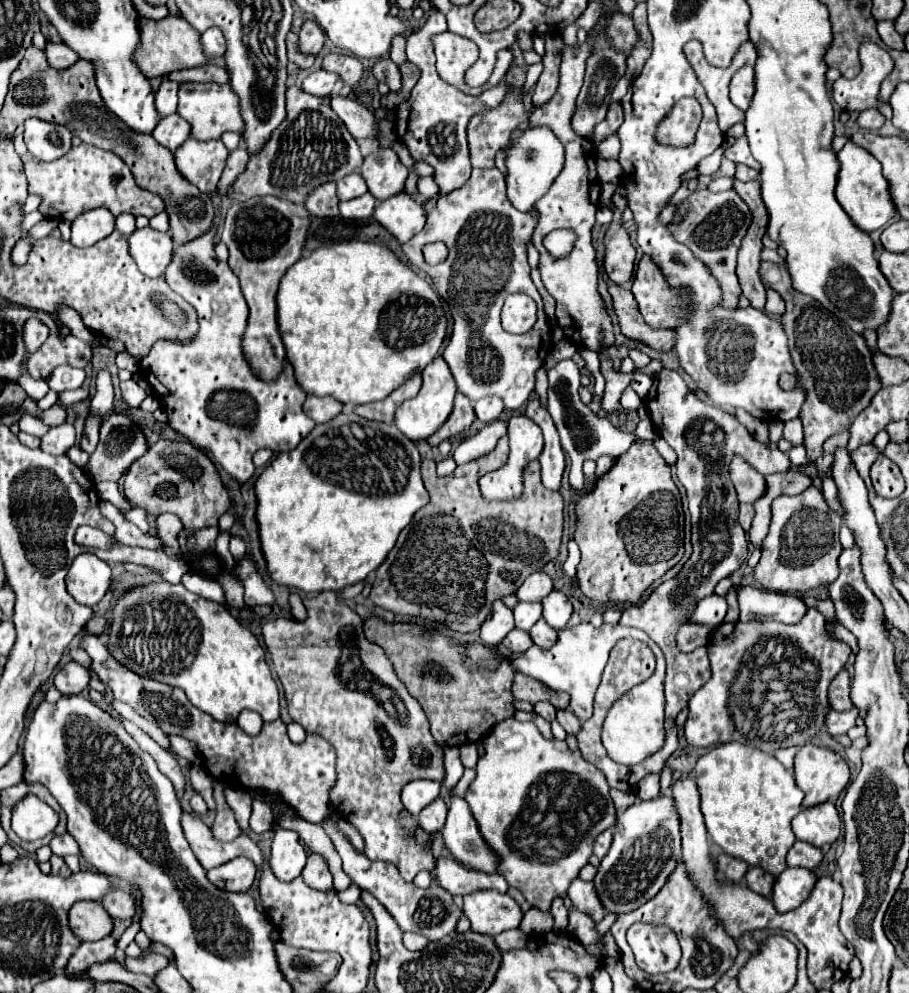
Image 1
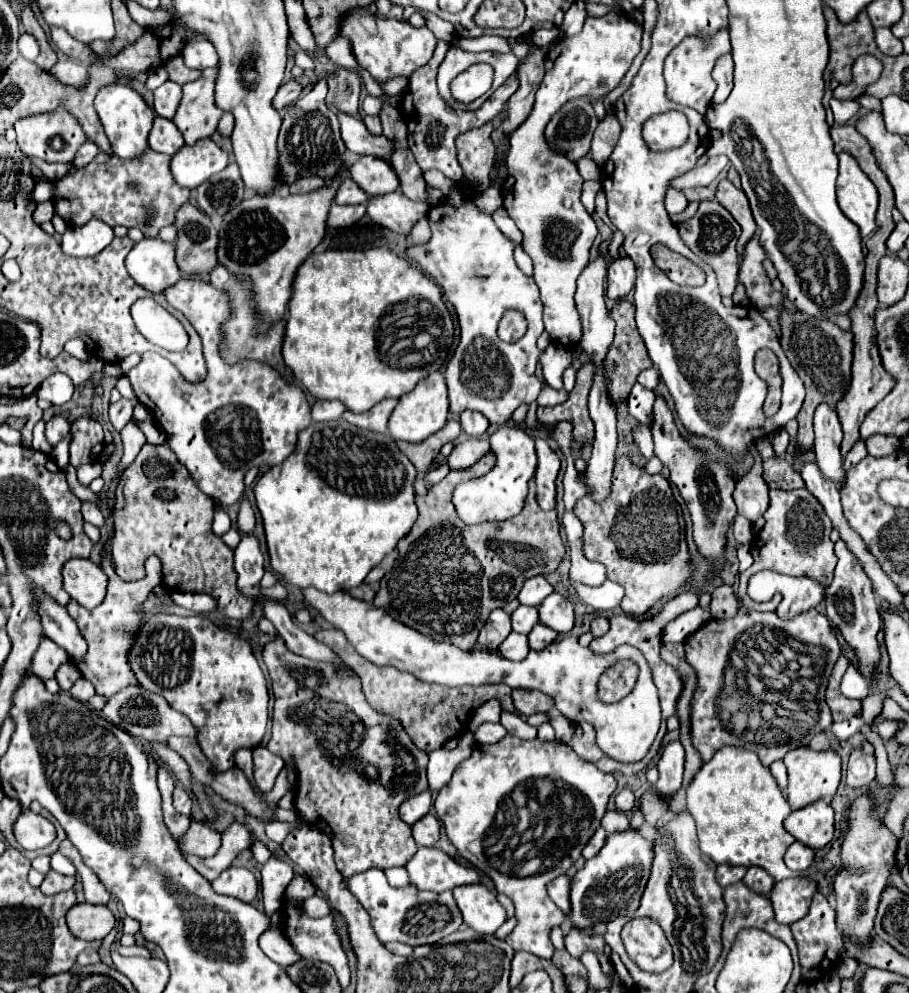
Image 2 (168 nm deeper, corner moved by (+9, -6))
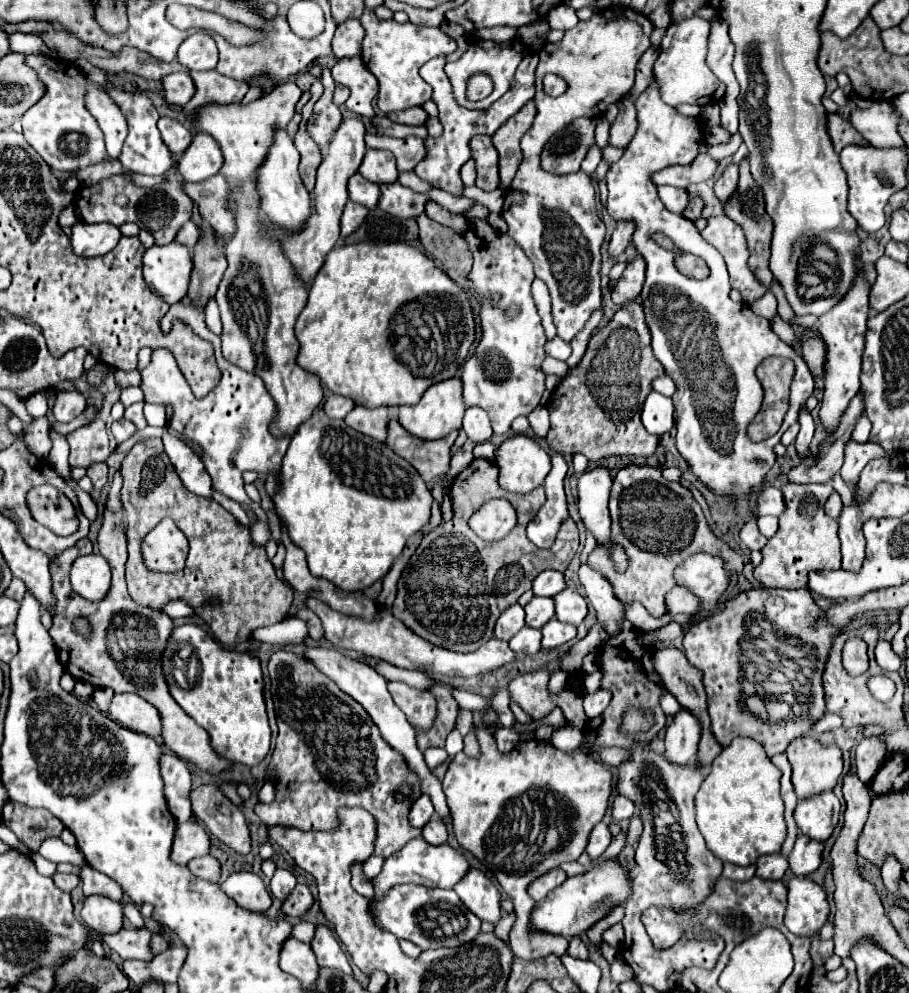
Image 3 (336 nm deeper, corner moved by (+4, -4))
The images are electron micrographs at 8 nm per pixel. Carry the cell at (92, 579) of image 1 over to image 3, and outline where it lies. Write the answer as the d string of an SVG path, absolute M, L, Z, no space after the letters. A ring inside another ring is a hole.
M98 552L78 556L70 568L70 582L74 592L90 602L102 600L110 588L110 566Z

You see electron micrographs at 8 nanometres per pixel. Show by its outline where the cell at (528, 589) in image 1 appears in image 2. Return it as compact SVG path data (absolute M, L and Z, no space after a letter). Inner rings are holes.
M533 576L533 578L525 580L517 598L521 604L539 606L551 592L553 592L553 586L545 580L545 576Z

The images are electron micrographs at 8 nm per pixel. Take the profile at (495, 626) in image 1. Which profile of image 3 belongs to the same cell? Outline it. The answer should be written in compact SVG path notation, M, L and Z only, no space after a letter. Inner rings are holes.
M514 604L508 610L504 610L502 616L498 618L496 628L494 628L494 636L498 640L508 642L522 626L524 626L524 608L520 604Z

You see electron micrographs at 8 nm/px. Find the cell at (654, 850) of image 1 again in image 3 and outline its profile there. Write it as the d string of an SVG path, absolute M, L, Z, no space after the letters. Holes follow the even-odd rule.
M614 856L610 860L594 864L586 874L568 878L562 886L550 892L546 900L540 900L532 912L532 924L542 932L560 934L564 938L580 936L598 920L602 920L614 906L626 904L632 892L634 888L632 888L630 870L624 862L620 862L618 856Z

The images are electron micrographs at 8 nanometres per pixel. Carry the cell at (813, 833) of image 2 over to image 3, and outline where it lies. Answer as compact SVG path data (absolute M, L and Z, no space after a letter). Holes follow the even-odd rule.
M822 792L822 796L812 796L810 800L800 800L794 810L794 820L802 834L824 842L832 836L838 824L840 802L834 792Z

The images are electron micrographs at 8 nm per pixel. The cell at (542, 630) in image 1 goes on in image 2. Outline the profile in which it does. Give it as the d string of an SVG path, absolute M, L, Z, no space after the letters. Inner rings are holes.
M537 624L533 630L531 630L531 634L529 634L529 646L533 648L533 650L543 650L545 646L549 646L551 642L555 642L557 640L557 632L555 630L551 630L549 626L545 626L545 624Z

